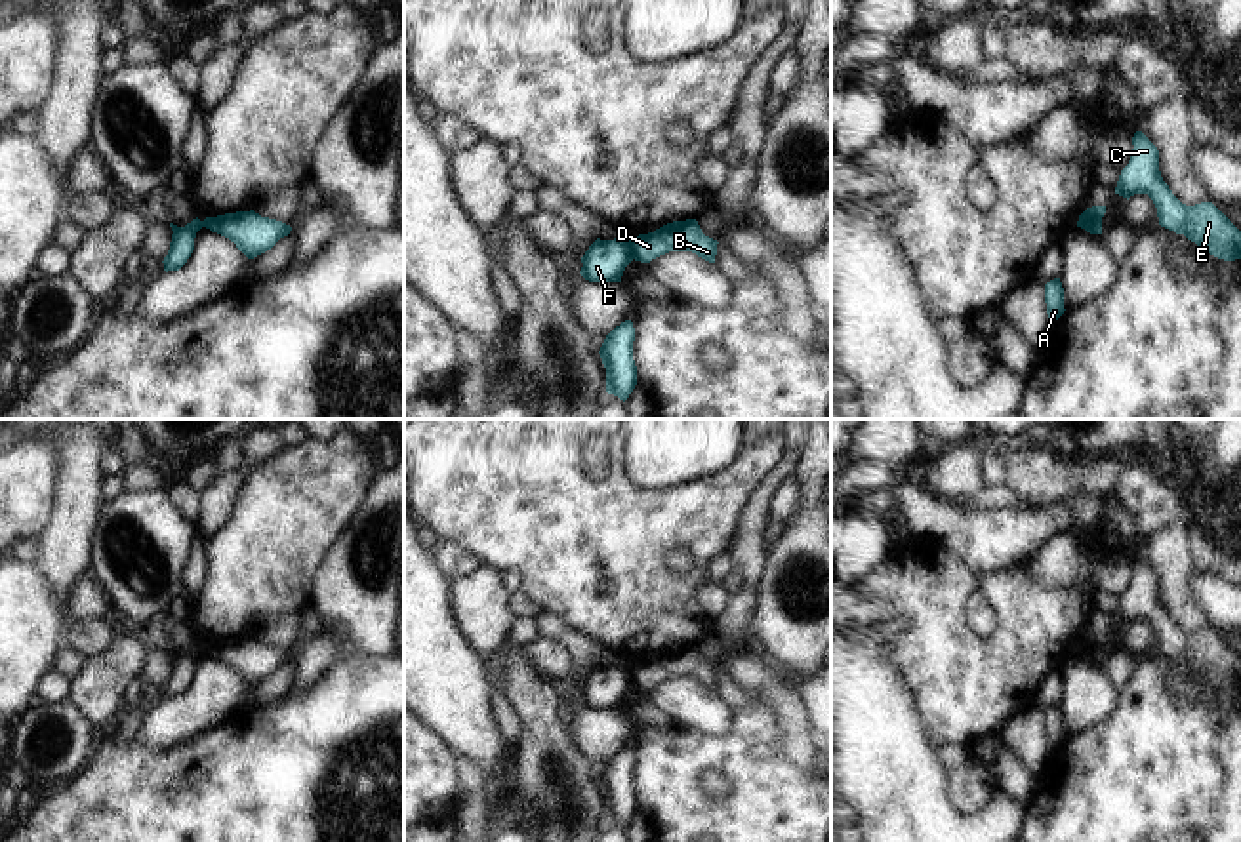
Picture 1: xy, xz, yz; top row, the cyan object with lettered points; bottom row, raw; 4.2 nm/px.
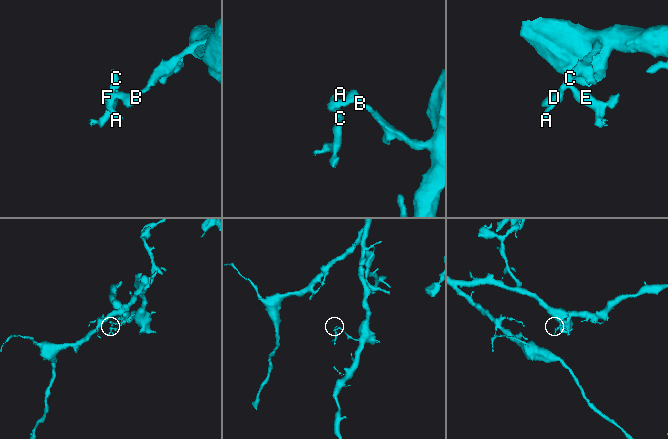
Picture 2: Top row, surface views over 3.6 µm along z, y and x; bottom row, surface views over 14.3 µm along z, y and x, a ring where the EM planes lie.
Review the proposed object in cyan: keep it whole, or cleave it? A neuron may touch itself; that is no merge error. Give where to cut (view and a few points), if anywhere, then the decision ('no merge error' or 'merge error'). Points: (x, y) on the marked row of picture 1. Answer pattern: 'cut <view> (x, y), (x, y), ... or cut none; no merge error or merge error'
cut xz (628, 239), (633, 258); merge error

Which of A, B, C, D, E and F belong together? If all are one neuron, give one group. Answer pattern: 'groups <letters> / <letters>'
groups A C E F / B D

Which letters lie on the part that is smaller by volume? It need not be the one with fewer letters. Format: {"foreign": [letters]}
{"foreign": ["A", "C", "E", "F"]}

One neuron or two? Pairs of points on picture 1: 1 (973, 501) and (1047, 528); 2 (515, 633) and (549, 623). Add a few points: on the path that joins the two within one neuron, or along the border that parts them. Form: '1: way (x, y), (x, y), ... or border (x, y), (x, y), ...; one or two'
1: border (954, 501), (965, 509), (1018, 509); two
2: border (534, 620), (540, 635); two

